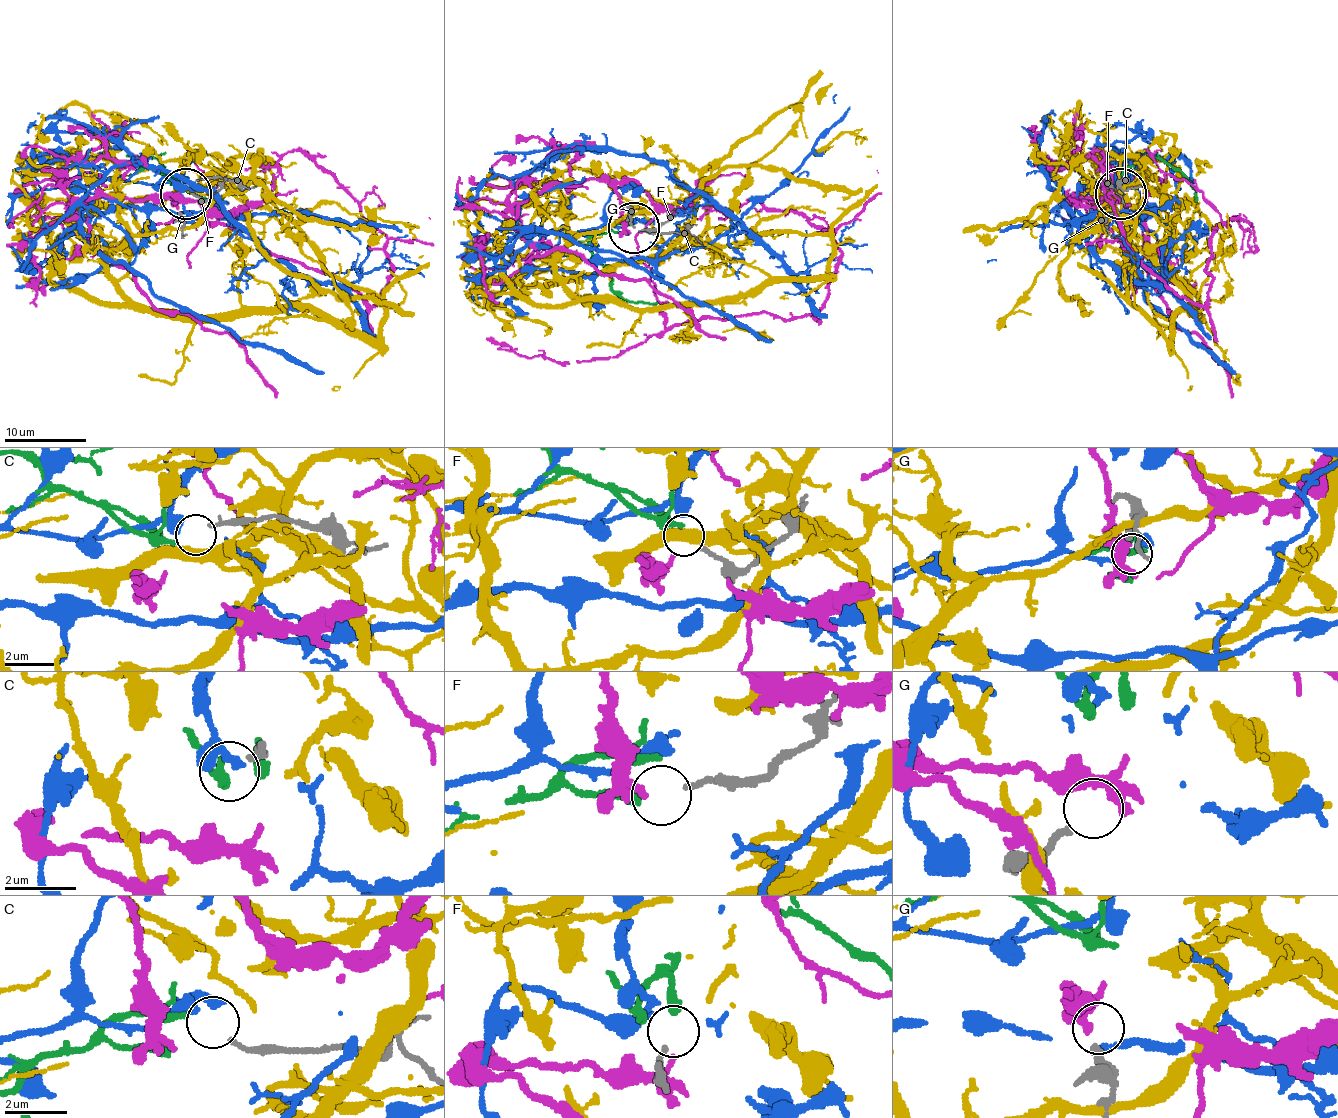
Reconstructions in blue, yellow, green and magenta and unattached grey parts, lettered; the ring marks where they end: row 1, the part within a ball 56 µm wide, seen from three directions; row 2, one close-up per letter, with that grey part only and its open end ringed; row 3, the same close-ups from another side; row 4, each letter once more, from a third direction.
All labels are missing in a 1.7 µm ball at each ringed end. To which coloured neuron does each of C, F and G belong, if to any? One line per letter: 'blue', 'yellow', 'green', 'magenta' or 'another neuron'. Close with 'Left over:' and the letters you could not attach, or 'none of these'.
C: green
F: another neuron
G: magenta
Left over: F

